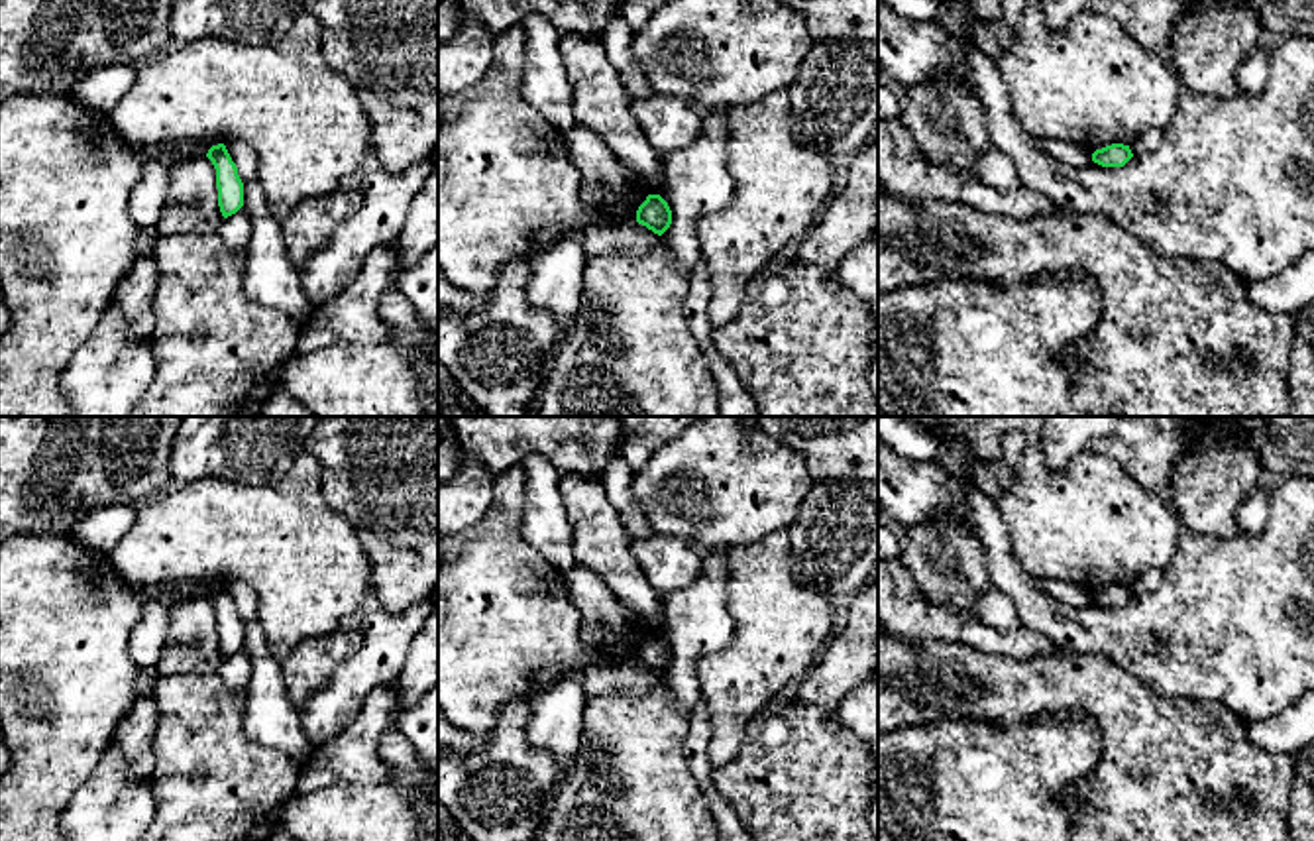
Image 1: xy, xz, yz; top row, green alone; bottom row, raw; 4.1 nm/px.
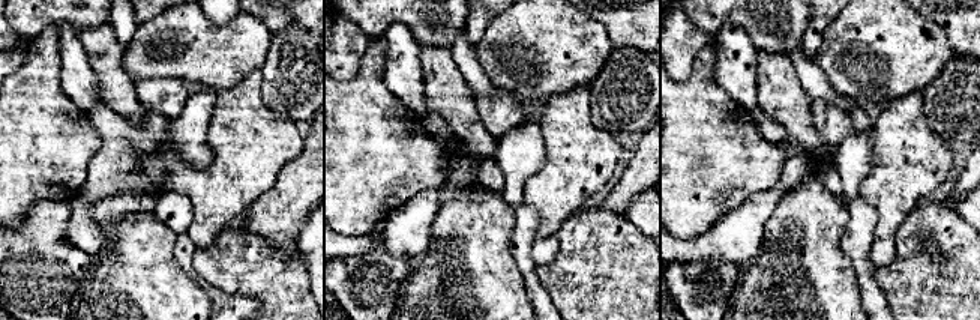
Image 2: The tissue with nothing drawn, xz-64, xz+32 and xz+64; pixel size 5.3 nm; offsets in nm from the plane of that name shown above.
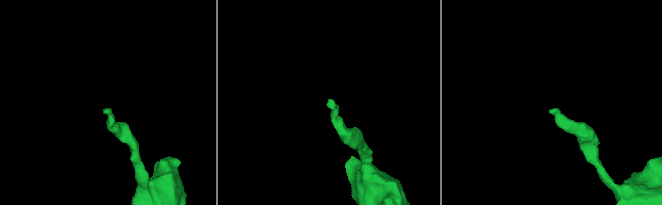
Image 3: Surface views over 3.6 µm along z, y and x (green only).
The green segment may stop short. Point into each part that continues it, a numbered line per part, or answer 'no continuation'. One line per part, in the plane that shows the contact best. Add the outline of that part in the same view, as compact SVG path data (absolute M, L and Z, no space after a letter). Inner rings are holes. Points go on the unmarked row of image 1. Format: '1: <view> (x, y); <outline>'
no continuation

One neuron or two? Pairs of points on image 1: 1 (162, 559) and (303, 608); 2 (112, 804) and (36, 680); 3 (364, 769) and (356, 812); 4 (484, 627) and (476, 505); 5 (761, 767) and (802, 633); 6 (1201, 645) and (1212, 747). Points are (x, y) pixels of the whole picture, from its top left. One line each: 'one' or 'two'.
1: one
2: two
3: two
4: two
5: two
6: two

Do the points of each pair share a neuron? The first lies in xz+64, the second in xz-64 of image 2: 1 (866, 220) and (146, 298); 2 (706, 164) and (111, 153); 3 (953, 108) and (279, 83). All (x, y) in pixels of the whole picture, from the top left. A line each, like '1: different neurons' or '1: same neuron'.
1: different neurons
2: different neurons
3: same neuron

